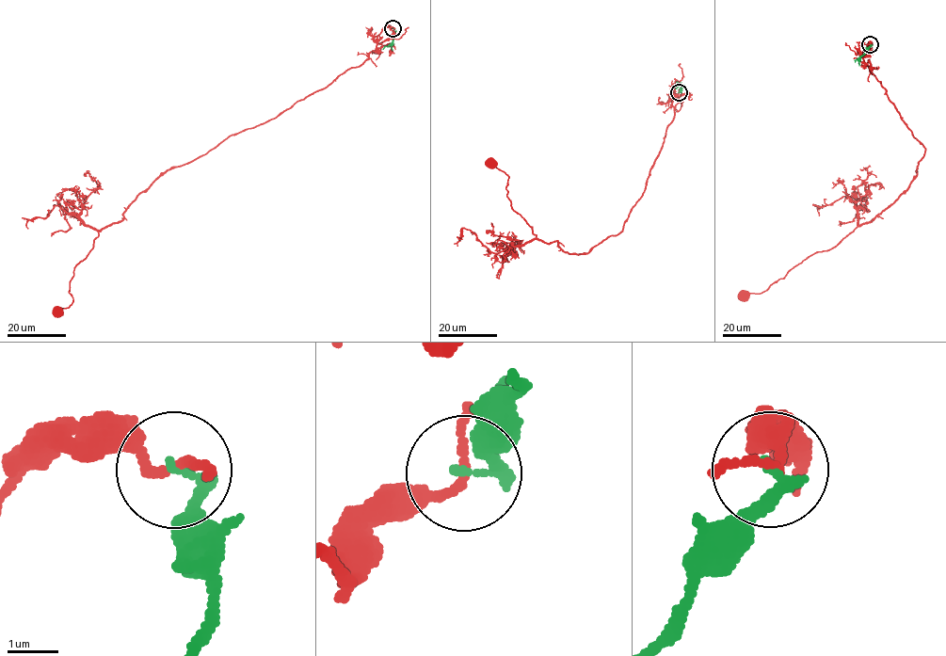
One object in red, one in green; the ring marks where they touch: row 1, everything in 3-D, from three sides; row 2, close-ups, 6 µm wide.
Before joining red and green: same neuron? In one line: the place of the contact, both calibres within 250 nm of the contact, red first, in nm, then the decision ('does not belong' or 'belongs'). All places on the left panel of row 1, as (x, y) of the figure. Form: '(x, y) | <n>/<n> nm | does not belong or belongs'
(392, 28) | 160/200 nm | does not belong

